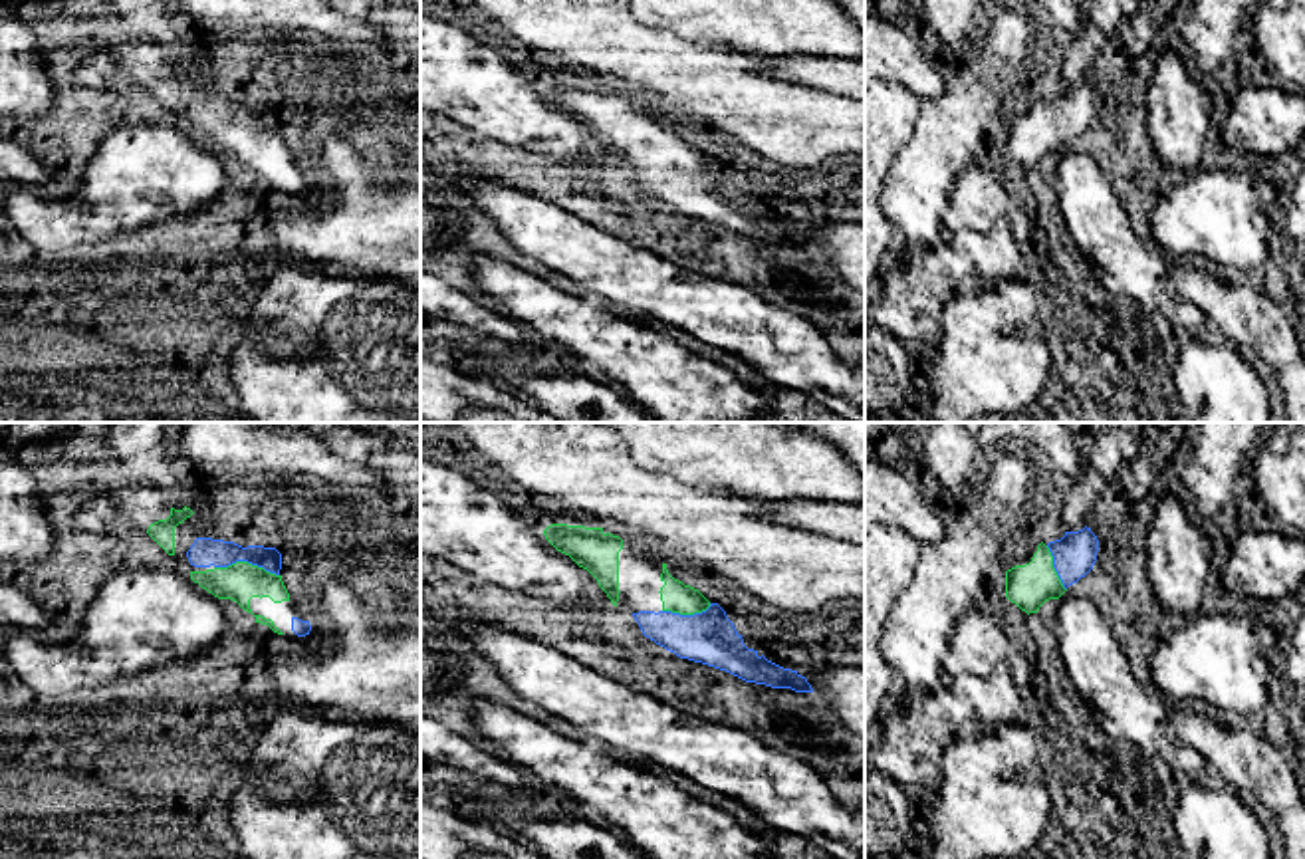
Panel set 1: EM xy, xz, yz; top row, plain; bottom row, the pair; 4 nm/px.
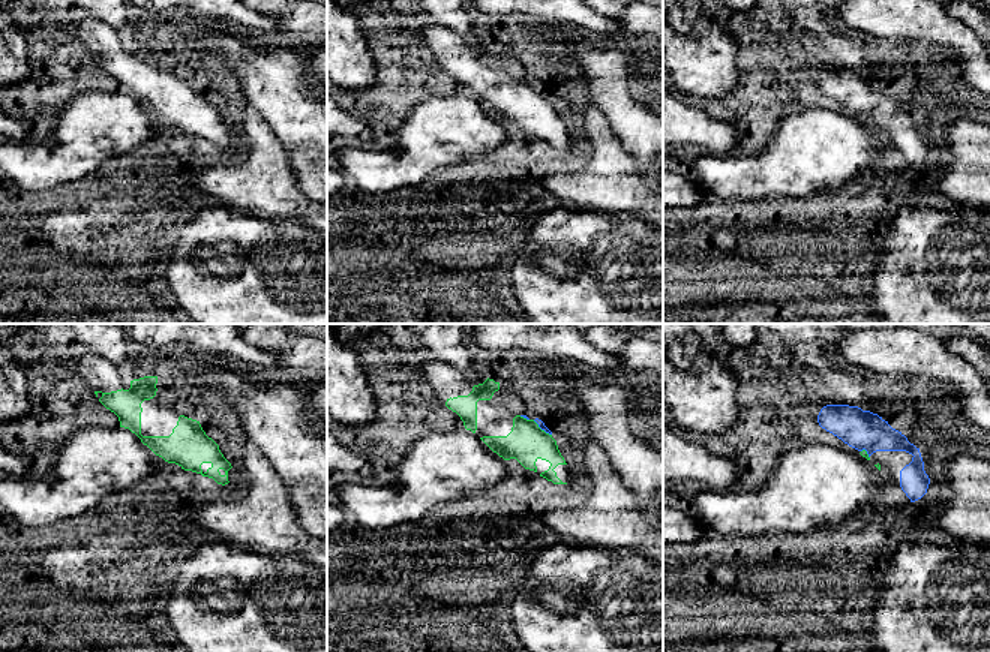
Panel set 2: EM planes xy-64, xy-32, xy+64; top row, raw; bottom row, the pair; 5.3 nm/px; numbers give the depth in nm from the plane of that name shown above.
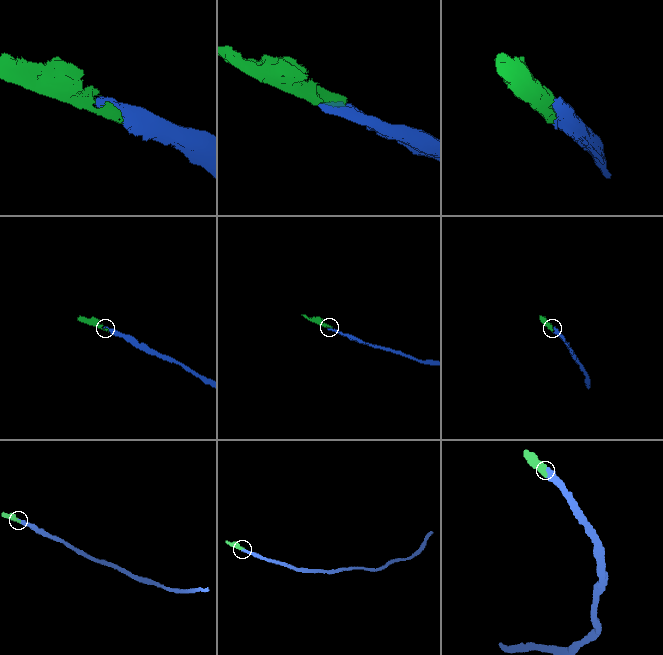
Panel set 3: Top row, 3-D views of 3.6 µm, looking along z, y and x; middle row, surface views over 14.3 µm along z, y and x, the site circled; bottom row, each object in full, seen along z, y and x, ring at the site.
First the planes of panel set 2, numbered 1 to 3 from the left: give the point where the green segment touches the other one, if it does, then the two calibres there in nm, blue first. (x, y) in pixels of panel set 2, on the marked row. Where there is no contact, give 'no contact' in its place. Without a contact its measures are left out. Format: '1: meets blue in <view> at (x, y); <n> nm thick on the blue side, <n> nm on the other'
1: no contact
2: meets blue in xy-32 at (542, 429); 40 nm thick on the blue side, 200 nm on the other
3: meets blue in xy+64 at (867, 453); 220 nm thick on the blue side, 40 nm on the other

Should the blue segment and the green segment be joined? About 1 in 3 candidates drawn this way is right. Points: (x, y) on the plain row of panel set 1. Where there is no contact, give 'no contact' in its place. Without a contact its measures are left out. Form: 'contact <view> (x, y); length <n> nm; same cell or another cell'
contact xy (246, 116); length 260 nm; same cell

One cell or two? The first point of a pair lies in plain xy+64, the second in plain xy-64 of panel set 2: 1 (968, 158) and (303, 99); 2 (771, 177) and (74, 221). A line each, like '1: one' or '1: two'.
1: two
2: two

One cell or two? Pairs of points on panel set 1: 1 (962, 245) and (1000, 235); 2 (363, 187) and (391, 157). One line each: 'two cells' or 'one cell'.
1: one cell
2: two cells

